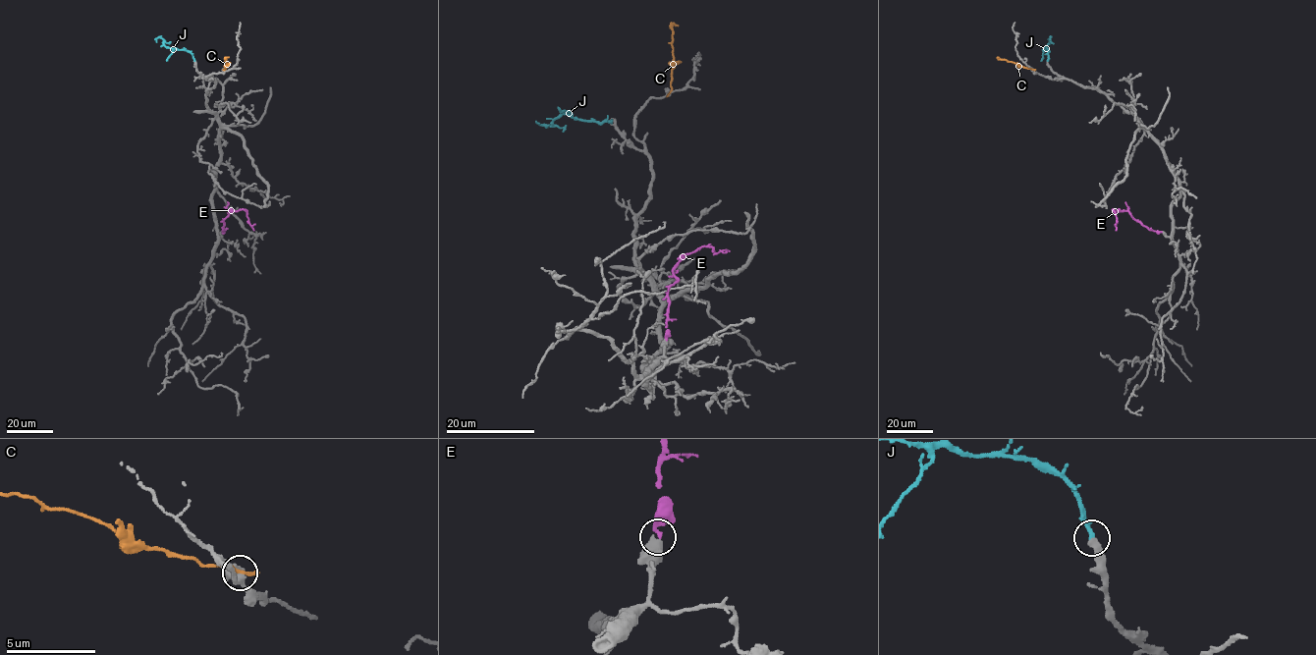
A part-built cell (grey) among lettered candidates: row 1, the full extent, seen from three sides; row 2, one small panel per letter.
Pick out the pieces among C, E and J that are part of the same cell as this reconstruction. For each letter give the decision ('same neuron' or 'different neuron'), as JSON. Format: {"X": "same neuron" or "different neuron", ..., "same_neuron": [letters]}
{"C": "different neuron", "E": "same neuron", "J": "same neuron", "same_neuron": ["E", "J"]}

